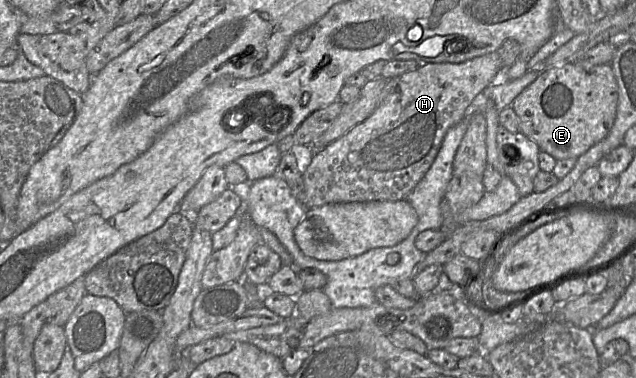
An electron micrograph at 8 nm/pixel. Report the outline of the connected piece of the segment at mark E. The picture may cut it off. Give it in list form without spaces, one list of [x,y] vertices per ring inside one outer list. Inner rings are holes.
[[[567,63],[542,71],[511,106],[518,117],[520,132],[532,139],[541,151],[556,160],[565,160],[577,159],[608,136],[616,118],[618,101],[619,88],[610,64],[584,68],[577,63]]]

